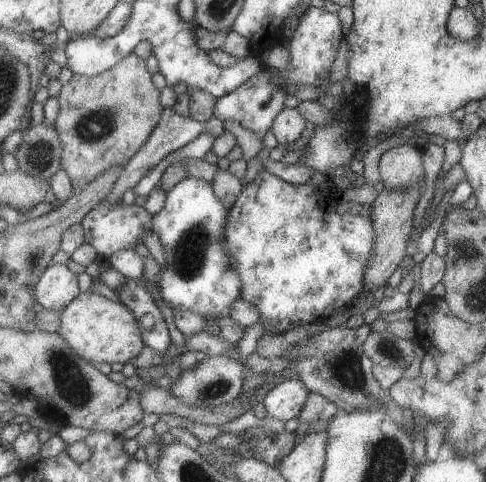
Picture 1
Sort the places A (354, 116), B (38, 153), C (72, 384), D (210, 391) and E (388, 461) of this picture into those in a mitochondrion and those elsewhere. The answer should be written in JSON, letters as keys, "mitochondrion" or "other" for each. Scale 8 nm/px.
{"A":"mitochondrion","B":"mitochondrion","C":"mitochondrion","D":"mitochondrion","E":"mitochondrion"}

